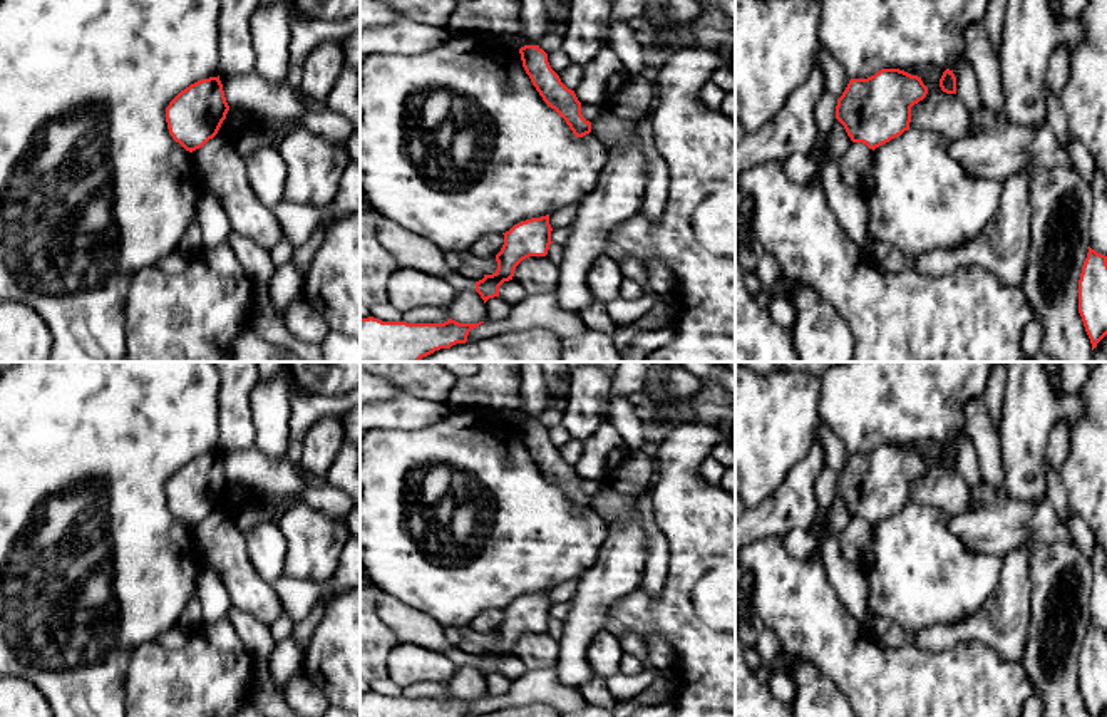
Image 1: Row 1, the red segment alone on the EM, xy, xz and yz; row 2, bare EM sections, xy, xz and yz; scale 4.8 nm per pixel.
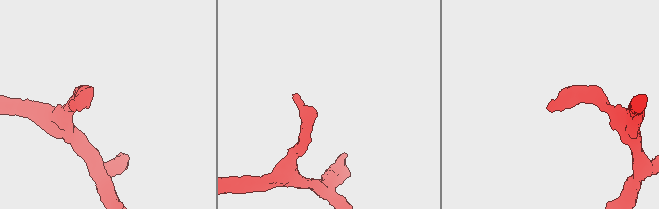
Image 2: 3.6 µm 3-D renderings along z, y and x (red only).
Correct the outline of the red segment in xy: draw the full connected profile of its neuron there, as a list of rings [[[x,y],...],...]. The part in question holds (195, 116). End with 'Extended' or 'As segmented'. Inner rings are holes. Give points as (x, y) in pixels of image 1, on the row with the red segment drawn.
[[[219,75],[198,80],[181,90],[166,107],[169,134],[193,152],[218,134],[228,111]]]. As segmented

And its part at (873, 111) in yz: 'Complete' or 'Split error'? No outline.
Complete

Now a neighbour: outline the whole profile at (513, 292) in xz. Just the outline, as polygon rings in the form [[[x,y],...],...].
[[[514,280],[504,281],[499,286],[499,297],[506,300],[511,307],[521,303],[524,298],[528,298],[528,295],[529,293],[526,291],[526,288]]]

